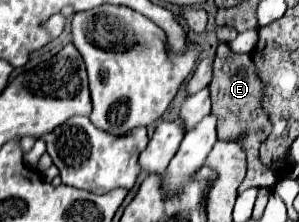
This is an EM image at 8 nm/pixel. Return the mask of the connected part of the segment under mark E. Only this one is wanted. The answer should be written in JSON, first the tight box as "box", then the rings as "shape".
{"box":[210,43,276,191],"shape":[[[220,43],[214,59],[214,77],[210,81],[210,97],[212,97],[212,111],[218,113],[218,139],[238,139],[248,153],[248,173],[240,185],[240,191],[248,187],[272,187],[276,183],[276,173],[268,165],[258,159],[260,143],[270,135],[272,123],[268,111],[262,107],[264,83],[256,73],[256,65],[252,55],[238,55],[232,53],[228,43]]]}

